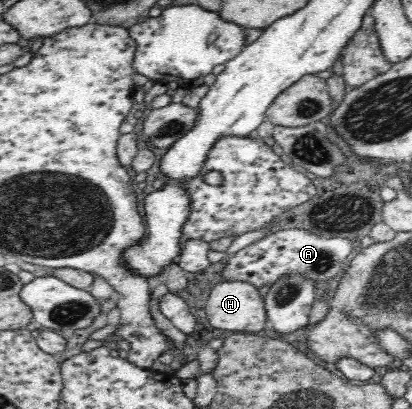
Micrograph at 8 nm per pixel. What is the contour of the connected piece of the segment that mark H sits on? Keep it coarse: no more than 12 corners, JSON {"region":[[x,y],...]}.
{"region":[[222,281],[205,305],[212,327],[262,334],[269,326],[251,283]]}

